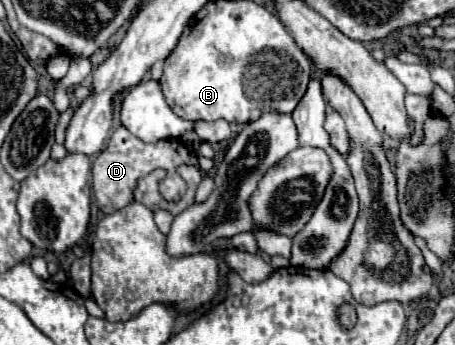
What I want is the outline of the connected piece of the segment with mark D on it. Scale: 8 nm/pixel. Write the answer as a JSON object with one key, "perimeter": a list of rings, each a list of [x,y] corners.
{"perimeter":[[[123,125],[117,127],[105,147],[105,151],[101,151],[97,155],[97,159],[93,161],[93,193],[95,193],[95,201],[99,205],[99,209],[103,213],[113,213],[117,209],[123,209],[125,205],[129,205],[133,201],[133,189],[135,183],[151,173],[157,167],[163,169],[177,169],[183,163],[191,161],[191,153],[189,147],[181,141],[181,139],[163,139],[163,141],[155,141],[155,143],[145,143],[141,139],[137,139],[135,135],[131,135]]]}

